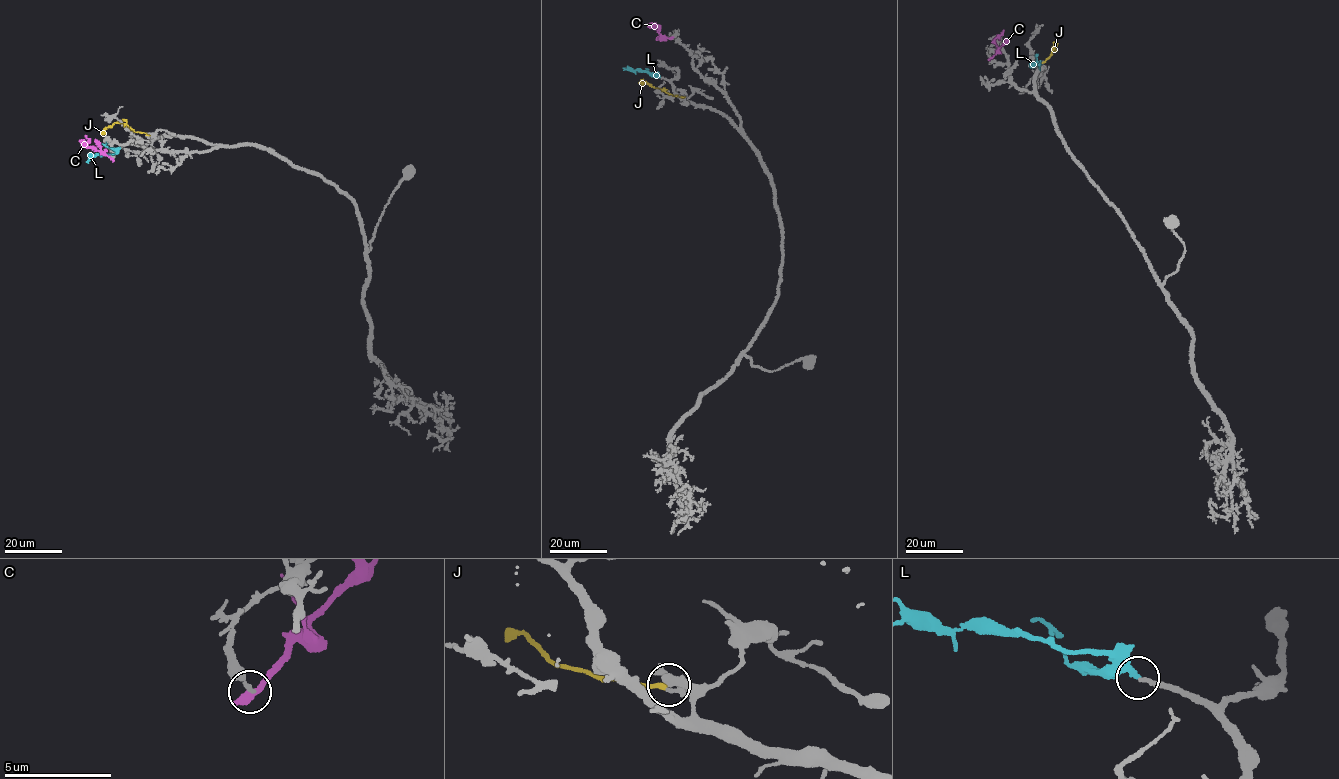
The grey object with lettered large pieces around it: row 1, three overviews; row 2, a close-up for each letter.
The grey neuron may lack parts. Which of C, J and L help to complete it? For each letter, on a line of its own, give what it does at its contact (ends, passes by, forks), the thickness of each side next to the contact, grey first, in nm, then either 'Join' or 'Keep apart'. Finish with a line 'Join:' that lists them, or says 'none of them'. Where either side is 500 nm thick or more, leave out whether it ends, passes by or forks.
C: It ends there. Thickness 220 nm (grey) against 420 nm. Keep apart
J: It ends there. Thickness 360 nm (grey) against 240 nm. Keep apart
L: It ends there. Thickness 200 nm (grey) against 240 nm. Join
Join: L

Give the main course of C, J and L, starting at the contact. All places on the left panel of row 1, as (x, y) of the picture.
C: (112, 158), (84, 146), (80, 141), (84, 140)
J: (149, 134), (115, 122), (103, 133), (101, 130)
L: (120, 147), (109, 155), (94, 155), (88, 162)

